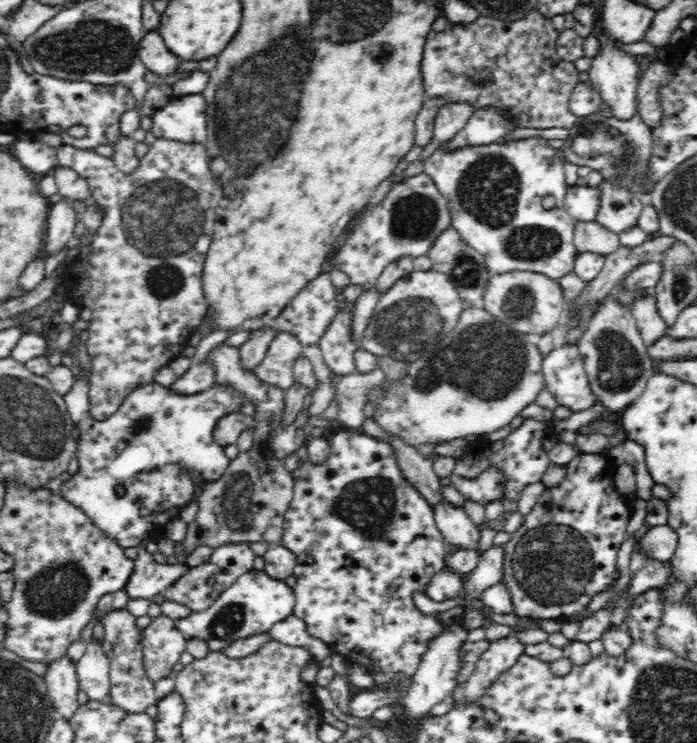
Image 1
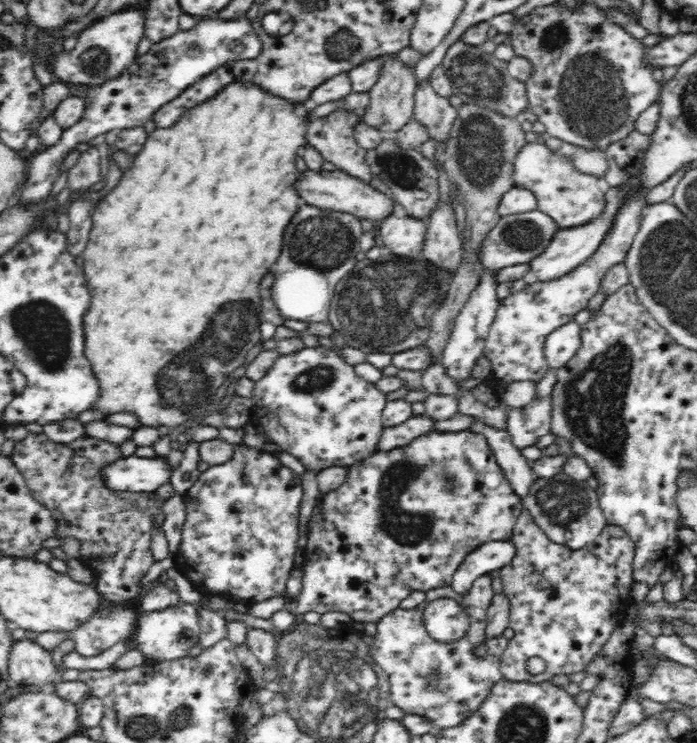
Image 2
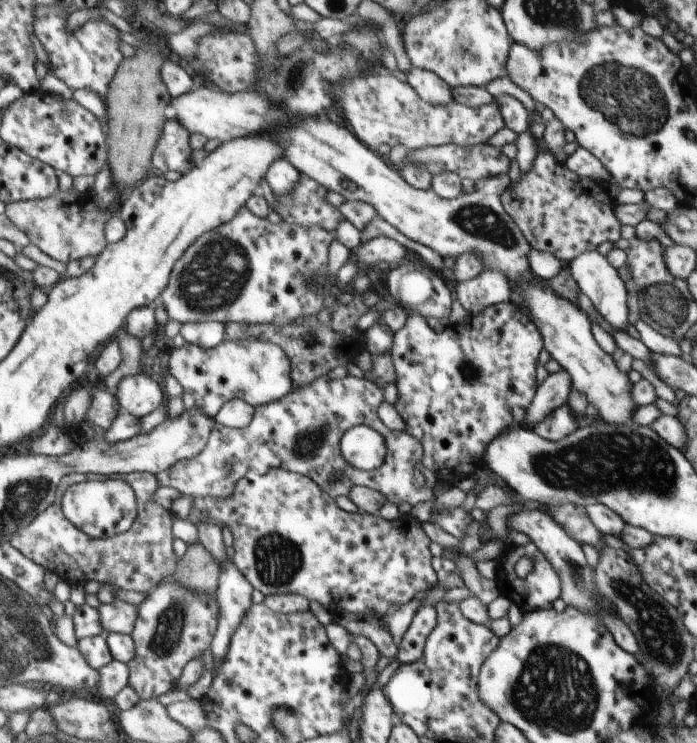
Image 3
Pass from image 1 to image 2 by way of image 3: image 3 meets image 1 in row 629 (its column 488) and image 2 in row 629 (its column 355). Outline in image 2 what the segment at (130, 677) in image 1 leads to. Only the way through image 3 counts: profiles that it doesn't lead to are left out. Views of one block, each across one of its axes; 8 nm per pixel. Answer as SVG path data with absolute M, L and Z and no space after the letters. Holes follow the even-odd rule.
M112 603L111 607L105 608L105 612L98 612L84 625L70 632L75 651L86 658L98 656L117 642L128 641L136 621L136 613L131 608Z

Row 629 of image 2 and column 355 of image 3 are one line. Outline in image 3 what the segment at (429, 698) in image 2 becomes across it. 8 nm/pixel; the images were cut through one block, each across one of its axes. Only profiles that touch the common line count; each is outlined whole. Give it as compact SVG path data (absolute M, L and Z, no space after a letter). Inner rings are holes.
M328 373L324 374L312 384L298 388L298 390L290 391L280 400L265 404L264 406L255 407L254 418L246 428L234 429L217 426L210 432L210 438L206 442L206 448L202 450L202 454L192 460L181 460L166 472L158 474L158 478L162 487L172 487L179 490L183 495L194 496L196 498L204 496L212 496L212 498L228 498L232 496L236 489L237 482L243 477L242 464L246 462L246 468L258 468L258 470L266 470L270 466L280 466L284 470L306 475L312 478L314 482L321 487L326 494L332 495L333 498L338 496L349 496L353 486L368 487L372 490L381 492L385 498L399 505L402 502L408 504L418 504L418 502L434 502L434 487L438 482L437 475L428 470L422 464L422 456L424 456L421 442L417 438L406 434L406 431L388 430L379 416L376 416L376 408L382 404L382 390L368 378L358 378L347 375L345 378L330 378ZM365 425L373 428L383 434L386 444L386 455L382 465L374 470L366 471L350 466L344 458L342 458L340 450L340 440L344 436L346 430L354 428L354 426Z

